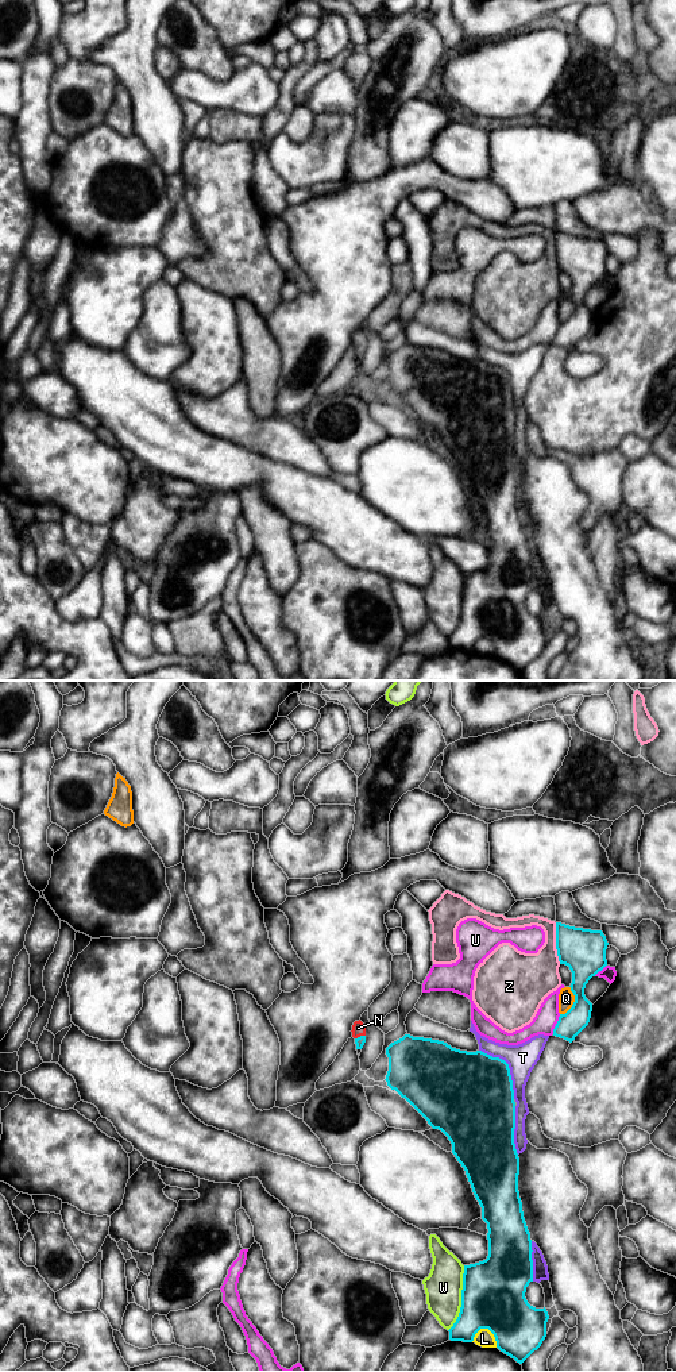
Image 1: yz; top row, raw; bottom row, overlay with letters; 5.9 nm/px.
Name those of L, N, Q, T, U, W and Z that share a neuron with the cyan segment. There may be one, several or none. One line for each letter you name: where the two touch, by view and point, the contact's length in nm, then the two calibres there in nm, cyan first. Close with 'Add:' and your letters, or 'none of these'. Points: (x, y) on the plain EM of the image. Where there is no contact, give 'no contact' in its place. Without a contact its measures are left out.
N: meets cyan in yz at (360, 345); contact 70 nm long; 60 nm thick on the cyan side, 80 nm on the other
Add: N

